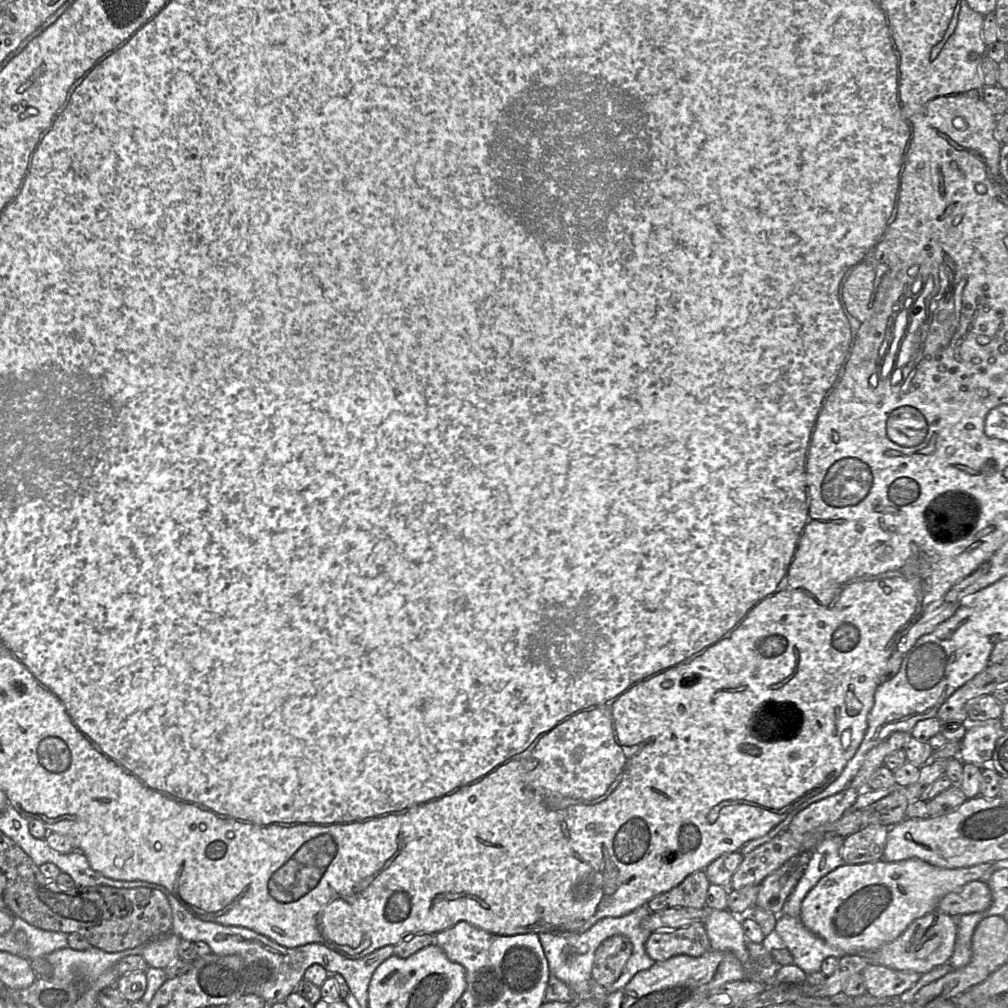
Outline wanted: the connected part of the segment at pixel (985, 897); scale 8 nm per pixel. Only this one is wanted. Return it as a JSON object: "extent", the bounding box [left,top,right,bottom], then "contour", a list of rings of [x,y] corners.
{"extent":[937,879,992,917],"contour":[[[984,879],[971,881],[946,894],[938,903],[937,911],[952,917],[981,912],[992,901],[991,891]]]}

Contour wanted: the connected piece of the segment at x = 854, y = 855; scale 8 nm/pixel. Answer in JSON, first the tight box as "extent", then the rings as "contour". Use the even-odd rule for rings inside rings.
{"extent":[840,824,889,864],"contour":[[[872,824],[844,837],[840,847],[844,864],[863,864],[881,859],[889,829]]]}

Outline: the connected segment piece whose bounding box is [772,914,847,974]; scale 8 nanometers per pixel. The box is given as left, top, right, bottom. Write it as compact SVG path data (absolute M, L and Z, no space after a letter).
M779 914L773 930L773 946L786 948L793 957L793 964L806 974L817 972L827 957L837 959L847 955L808 930L799 918Z

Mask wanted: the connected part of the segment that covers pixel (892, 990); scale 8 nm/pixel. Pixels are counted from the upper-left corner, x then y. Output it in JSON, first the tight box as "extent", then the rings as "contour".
{"extent":[861,963,921,1000],"contour":[[[869,963],[861,974],[867,994],[890,1000],[910,989],[921,977],[918,972],[895,970],[876,963]]]}

